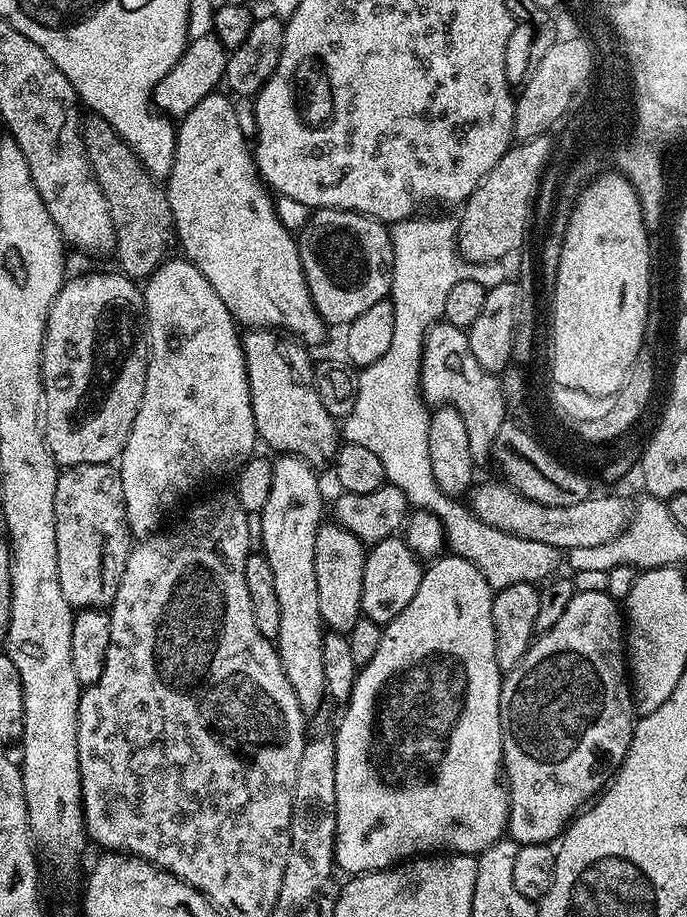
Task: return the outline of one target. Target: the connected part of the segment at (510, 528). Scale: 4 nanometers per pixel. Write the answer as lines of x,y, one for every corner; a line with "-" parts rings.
503,482
479,484
475,485
471,493
473,496
470,511
473,516
477,516
483,524
492,528
514,533
522,539
544,542
559,550
602,546
611,540
618,540
630,523
630,504
620,496
592,494
574,506
546,506
527,500

